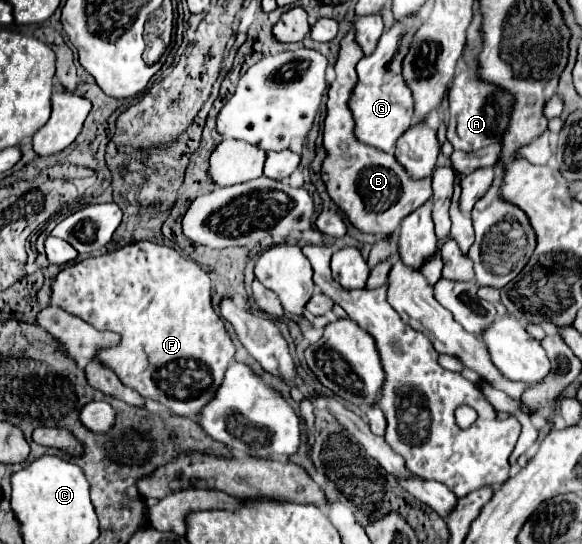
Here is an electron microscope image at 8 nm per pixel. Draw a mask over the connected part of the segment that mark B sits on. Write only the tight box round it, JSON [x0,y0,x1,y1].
[322,23,432,235]

